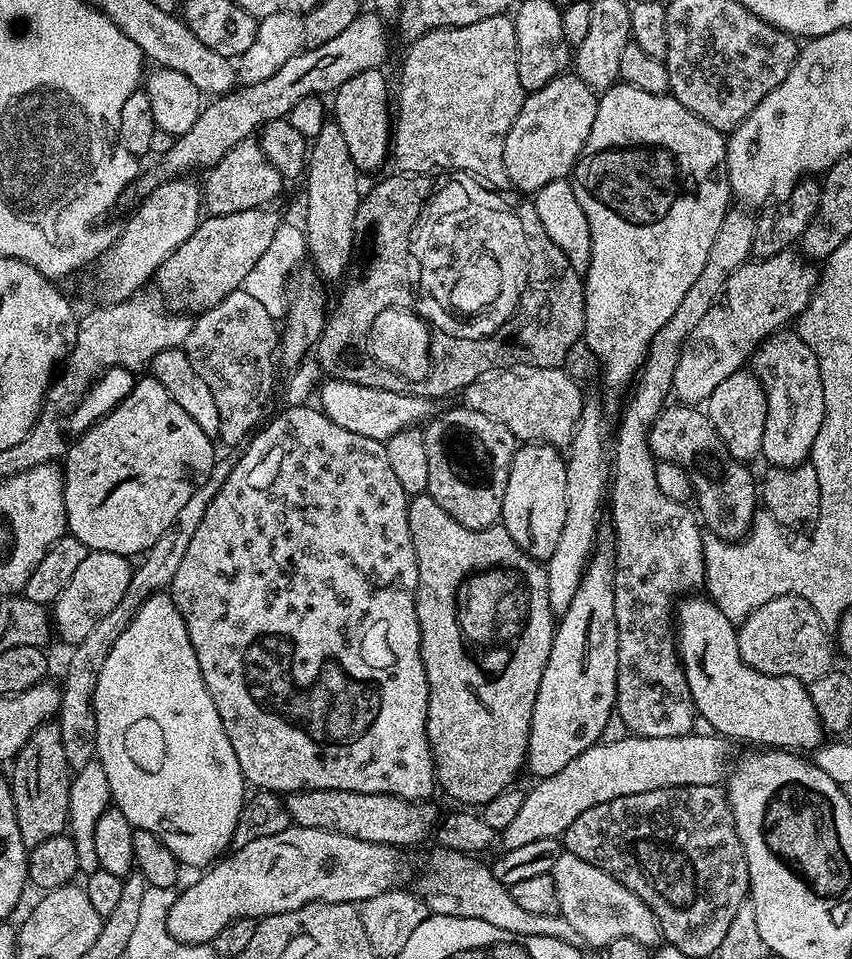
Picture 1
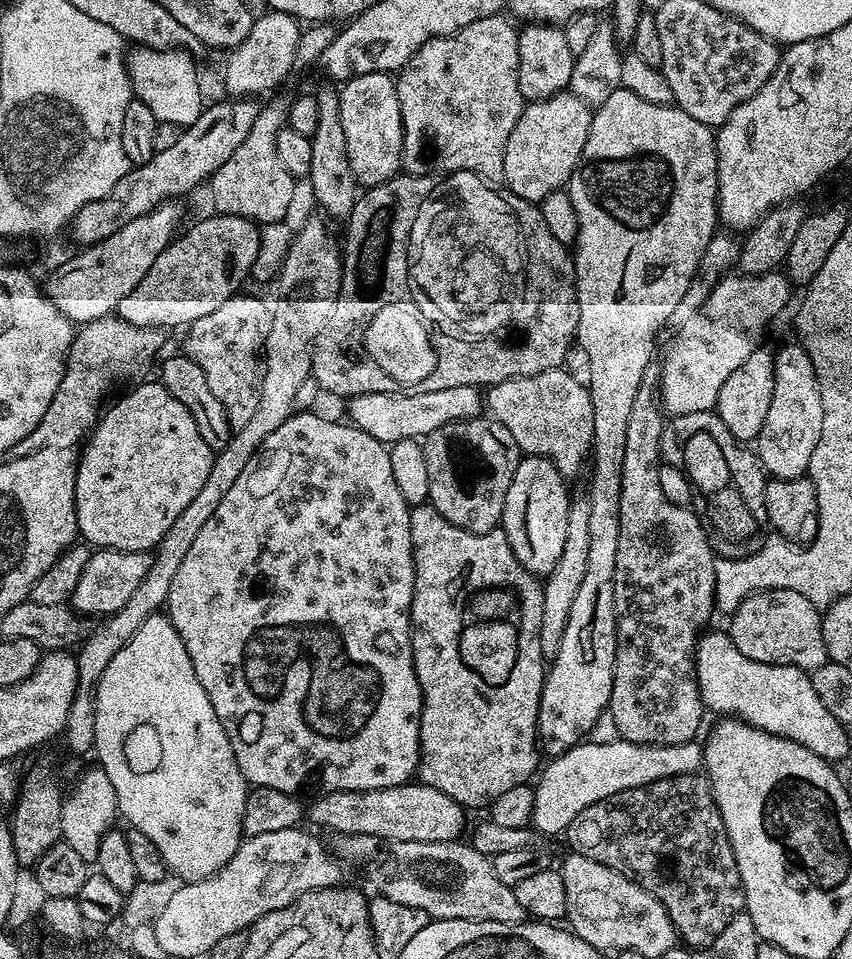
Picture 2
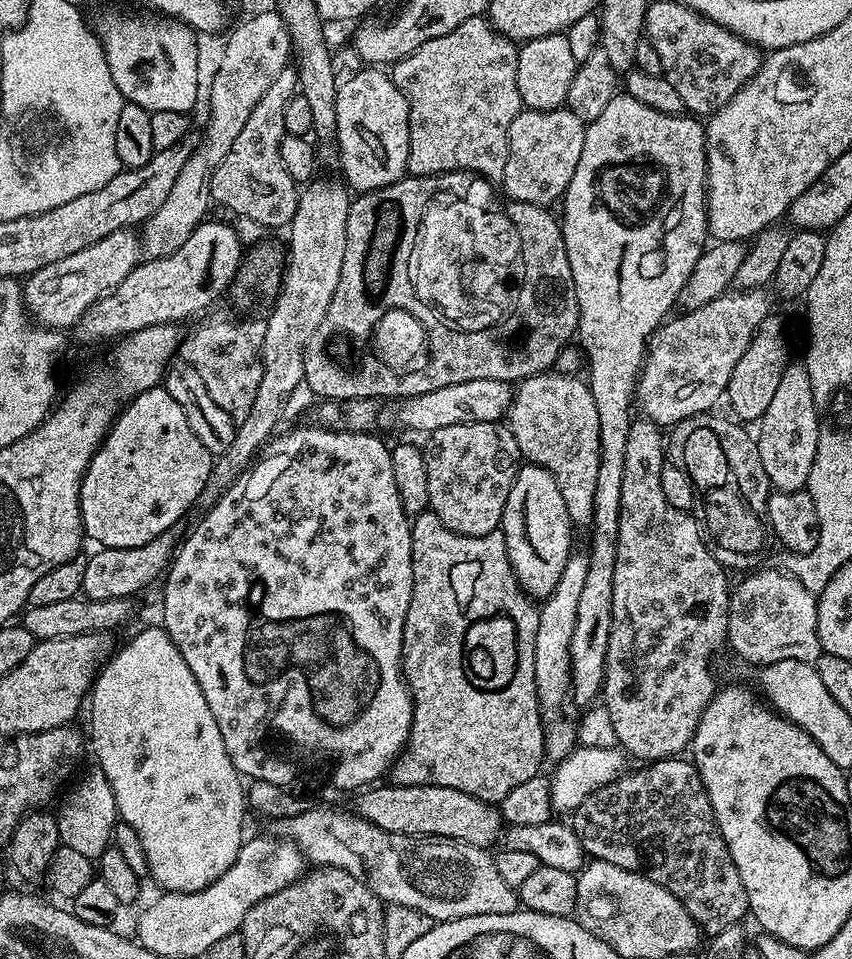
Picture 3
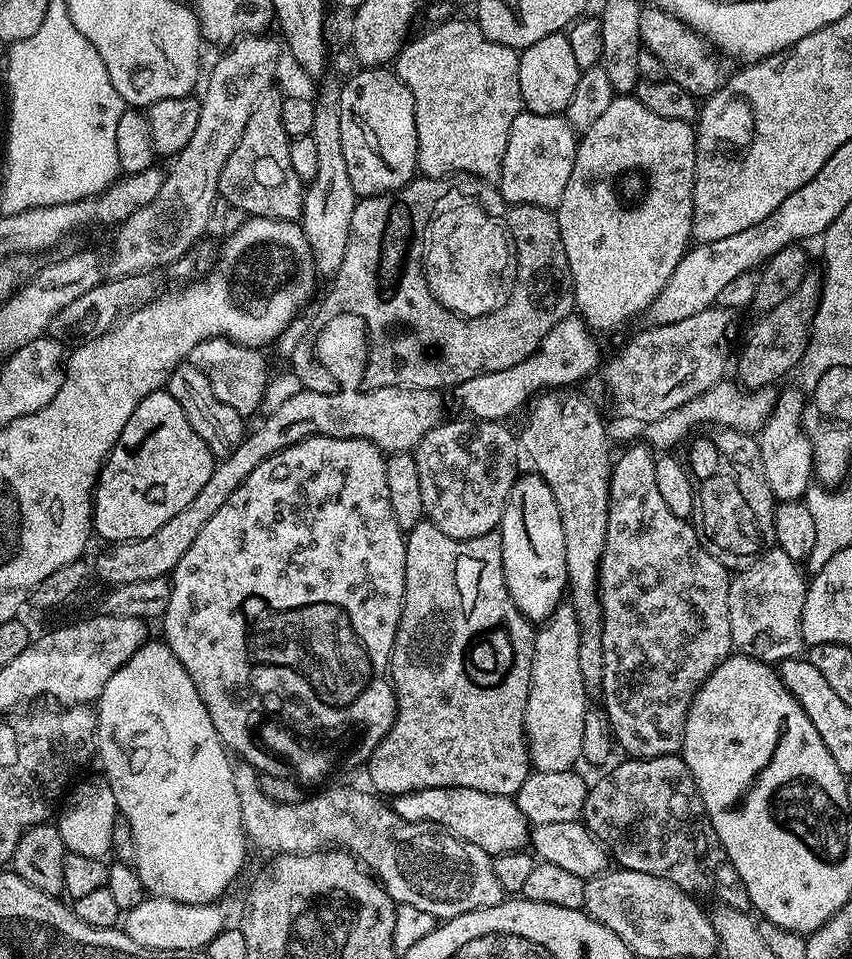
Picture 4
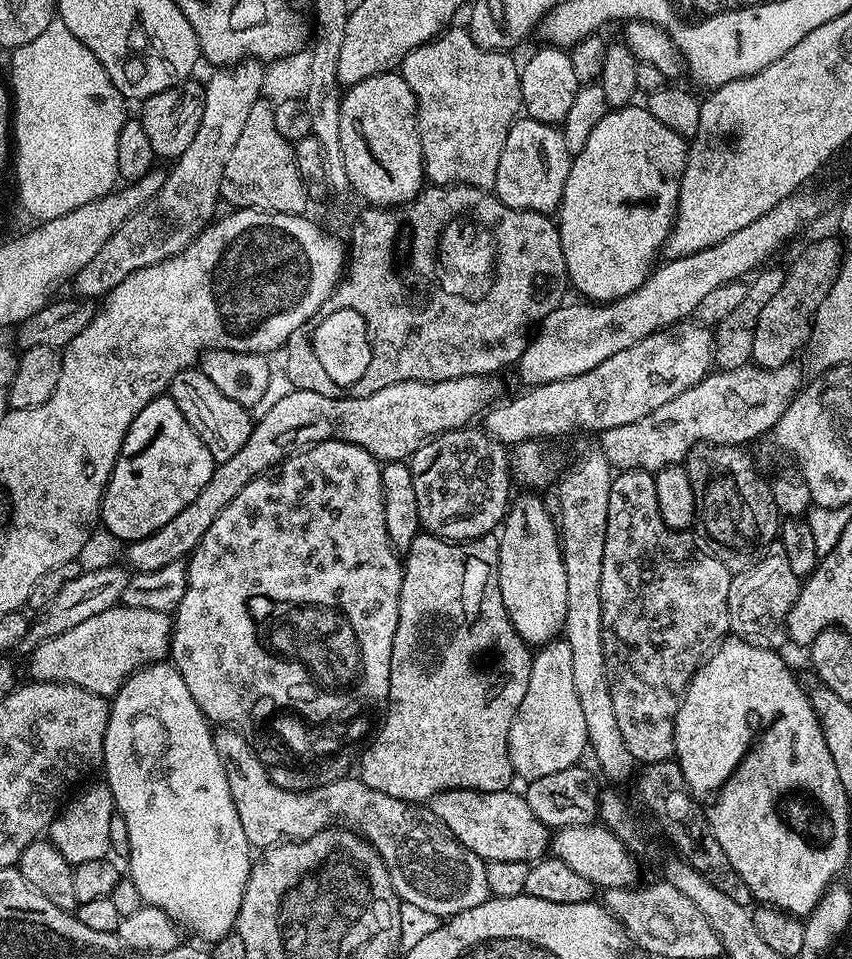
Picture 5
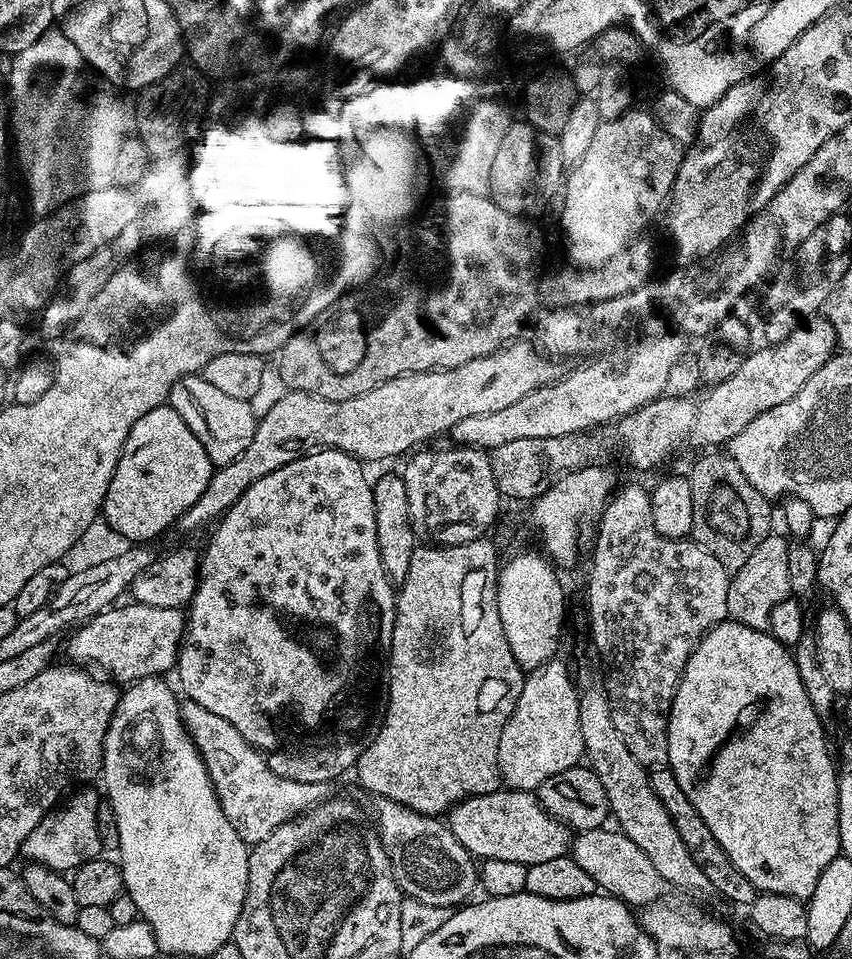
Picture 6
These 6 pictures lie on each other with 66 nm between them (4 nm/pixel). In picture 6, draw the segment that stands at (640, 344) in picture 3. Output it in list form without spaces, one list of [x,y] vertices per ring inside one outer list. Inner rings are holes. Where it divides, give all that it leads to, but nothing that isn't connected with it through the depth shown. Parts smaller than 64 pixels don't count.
[[[633,110],[598,126],[586,154],[578,163],[571,165],[562,184],[564,205],[560,208],[560,228],[568,243],[568,256],[578,268],[601,268],[610,258],[623,252],[656,215],[661,215],[672,195],[674,178],[678,174],[682,145],[674,142],[666,130],[652,117],[651,111]]]

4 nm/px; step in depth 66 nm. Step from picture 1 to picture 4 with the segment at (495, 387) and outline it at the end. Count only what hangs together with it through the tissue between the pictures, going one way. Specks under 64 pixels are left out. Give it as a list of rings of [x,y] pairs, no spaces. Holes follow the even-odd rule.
[[[548,390],[537,395],[527,409],[524,429],[519,429],[518,443],[526,460],[533,464],[535,471],[550,486],[554,502],[558,502],[558,514],[562,518],[562,534],[566,534],[566,570],[570,602],[580,623],[580,649],[578,666],[582,668],[582,678],[589,689],[600,688],[604,673],[604,647],[600,637],[600,563],[606,546],[606,526],[608,525],[608,482],[612,479],[613,457],[608,457],[608,432],[604,420],[596,413],[588,400],[575,396],[572,390]]]

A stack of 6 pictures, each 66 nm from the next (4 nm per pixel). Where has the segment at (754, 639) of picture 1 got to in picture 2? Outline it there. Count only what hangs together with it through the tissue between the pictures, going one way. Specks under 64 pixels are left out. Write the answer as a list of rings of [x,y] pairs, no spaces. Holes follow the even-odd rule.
[[[771,588],[765,592],[753,592],[751,596],[743,600],[736,612],[731,613],[730,620],[732,620],[730,635],[734,646],[738,646],[738,650],[742,650],[746,658],[754,658],[754,662],[798,666],[805,670],[829,663],[821,609],[812,604],[810,598],[798,594],[798,590]]]

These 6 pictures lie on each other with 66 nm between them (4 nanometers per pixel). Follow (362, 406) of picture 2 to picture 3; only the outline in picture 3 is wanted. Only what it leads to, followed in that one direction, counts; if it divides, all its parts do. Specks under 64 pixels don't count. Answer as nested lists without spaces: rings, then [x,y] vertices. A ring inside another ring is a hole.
[[[478,378],[470,382],[454,382],[450,386],[442,386],[426,394],[401,399],[392,416],[381,411],[378,420],[381,425],[393,420],[400,428],[409,428],[412,432],[424,432],[423,434],[437,432],[442,426],[458,426],[470,422],[500,422],[508,415],[513,391],[513,385],[506,380]]]

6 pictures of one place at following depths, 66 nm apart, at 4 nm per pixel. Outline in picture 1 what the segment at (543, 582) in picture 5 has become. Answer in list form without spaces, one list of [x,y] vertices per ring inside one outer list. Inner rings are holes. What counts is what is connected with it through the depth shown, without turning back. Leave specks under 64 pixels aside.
[[[524,442],[510,462],[510,478],[500,511],[502,527],[530,558],[546,562],[566,523],[566,460],[561,449],[549,444]]]

